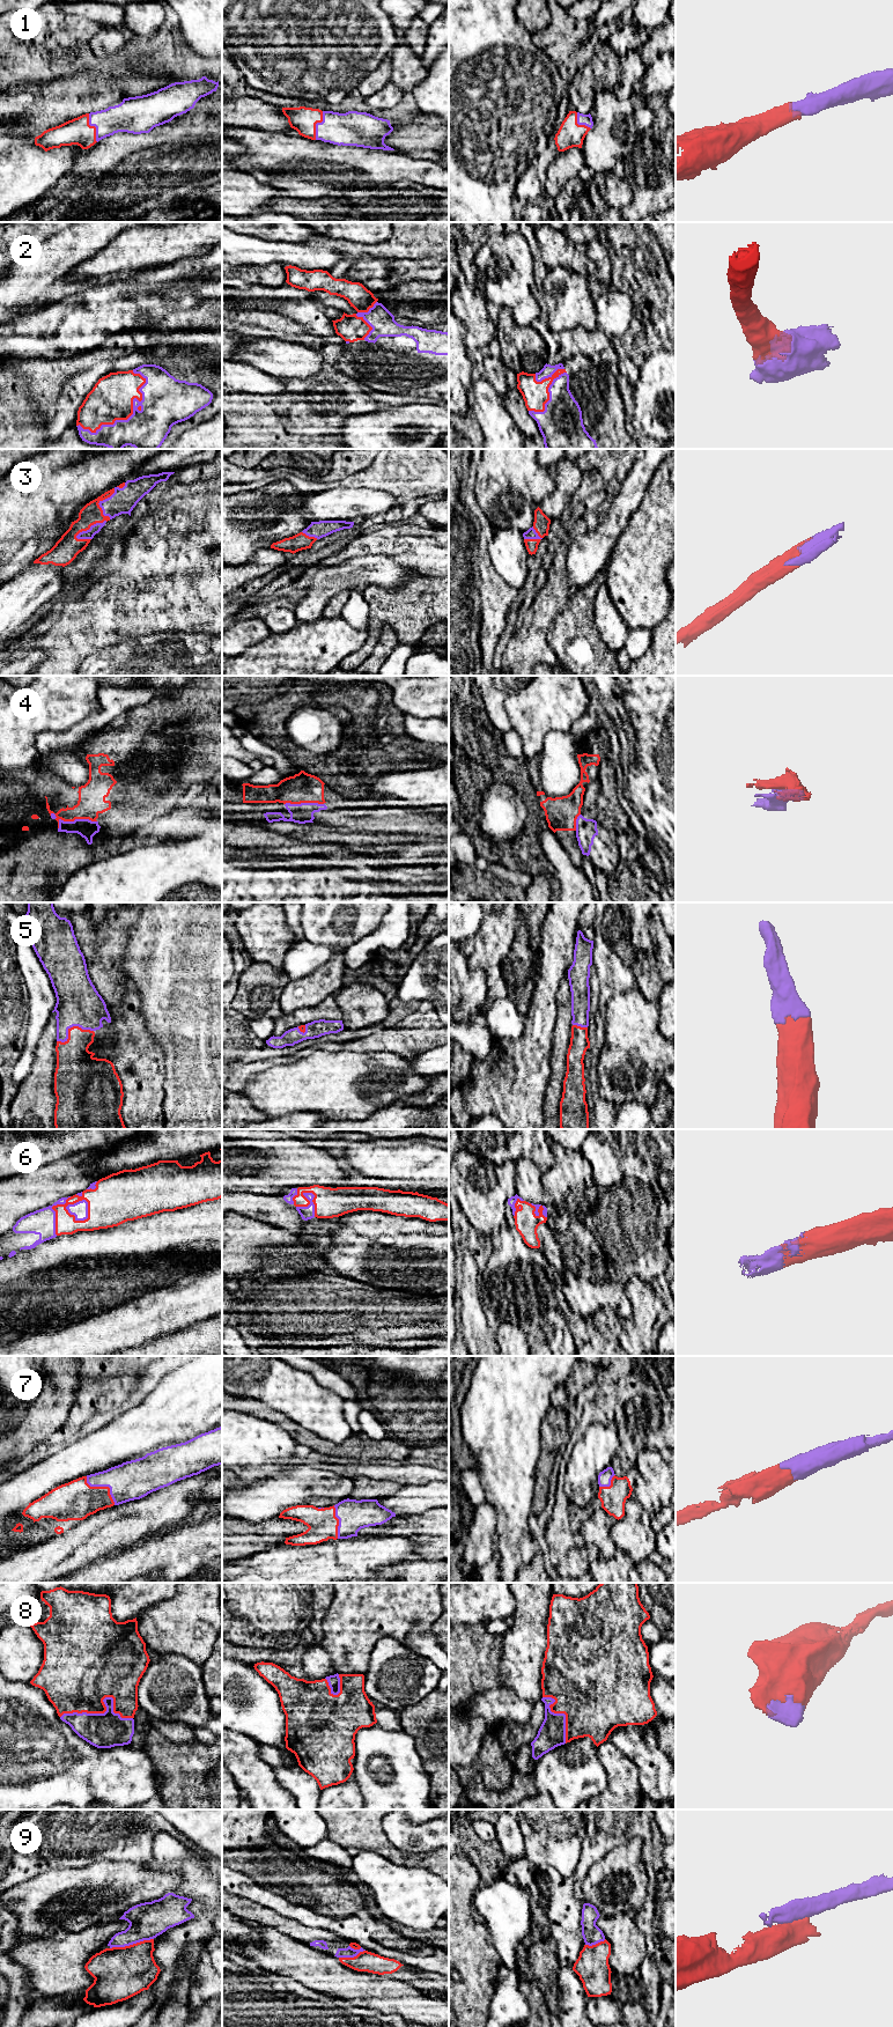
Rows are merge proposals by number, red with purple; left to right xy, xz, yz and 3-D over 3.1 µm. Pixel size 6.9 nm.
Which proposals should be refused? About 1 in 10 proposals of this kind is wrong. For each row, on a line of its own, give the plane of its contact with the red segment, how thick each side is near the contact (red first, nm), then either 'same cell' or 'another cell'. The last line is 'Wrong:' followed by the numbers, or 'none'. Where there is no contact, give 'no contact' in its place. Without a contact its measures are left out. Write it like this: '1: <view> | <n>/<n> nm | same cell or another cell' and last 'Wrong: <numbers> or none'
1: xy | 190/220 nm | same cell
2: xy | 300/280 nm | same cell
3: xy | 170/70 nm | same cell
4: xy | 190/130 nm | another cell
5: xy | 260/300 nm | same cell
6: xy | 280/110 nm | same cell
7: xy | 280/280 nm | same cell
8: xy | 420/240 nm | same cell
9: xy | 360/260 nm | another cell
Wrong: 4, 9

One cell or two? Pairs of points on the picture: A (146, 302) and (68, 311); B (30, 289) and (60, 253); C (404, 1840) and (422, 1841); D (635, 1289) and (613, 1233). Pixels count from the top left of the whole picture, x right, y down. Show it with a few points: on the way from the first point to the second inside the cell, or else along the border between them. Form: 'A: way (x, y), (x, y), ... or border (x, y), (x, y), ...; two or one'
A: way (126, 304), (101, 311), (88, 311); one
B: way (38, 280), (42, 277), (42, 272), (51, 263); one
C: way (408, 1840), (418, 1840); one
D: border (650, 1283), (633, 1275), (625, 1284); two

